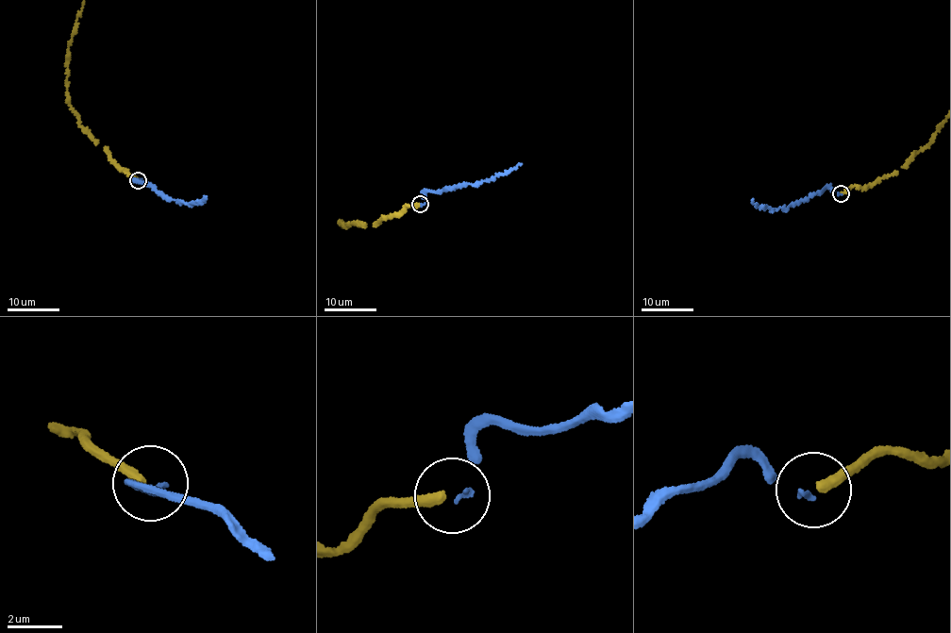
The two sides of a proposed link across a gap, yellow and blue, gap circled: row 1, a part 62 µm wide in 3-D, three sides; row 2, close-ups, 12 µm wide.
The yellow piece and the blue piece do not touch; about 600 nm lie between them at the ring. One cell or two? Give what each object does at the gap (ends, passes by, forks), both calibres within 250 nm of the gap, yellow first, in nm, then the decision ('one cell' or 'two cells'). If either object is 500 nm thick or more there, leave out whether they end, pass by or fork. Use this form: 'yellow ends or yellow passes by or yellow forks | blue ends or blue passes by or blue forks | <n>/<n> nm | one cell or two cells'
yellow ends | blue ends | 360/130 nm | one cell

